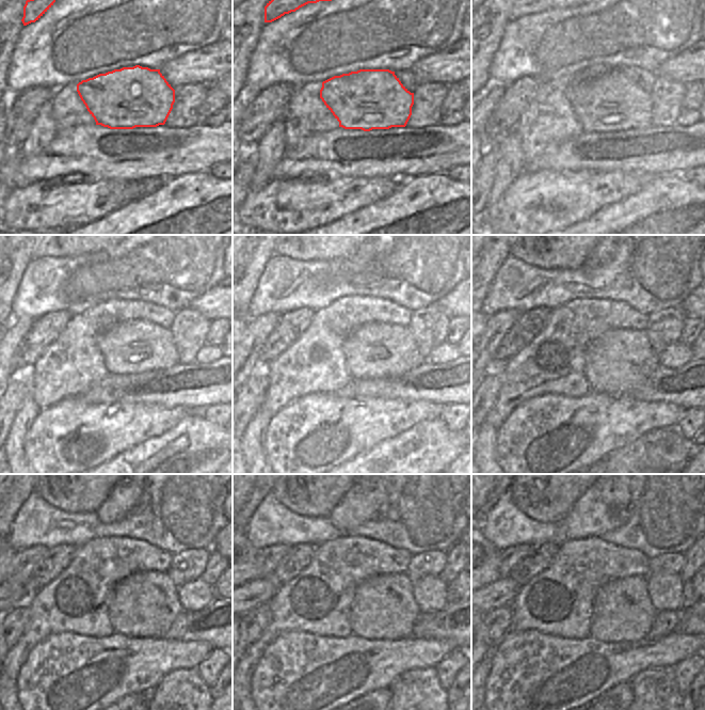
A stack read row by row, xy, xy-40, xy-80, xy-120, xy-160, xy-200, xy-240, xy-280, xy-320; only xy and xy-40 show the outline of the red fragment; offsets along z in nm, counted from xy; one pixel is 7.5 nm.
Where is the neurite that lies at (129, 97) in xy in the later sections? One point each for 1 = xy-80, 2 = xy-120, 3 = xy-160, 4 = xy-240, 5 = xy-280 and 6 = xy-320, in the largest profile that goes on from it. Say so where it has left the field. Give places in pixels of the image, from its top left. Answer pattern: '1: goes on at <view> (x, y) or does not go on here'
1: goes on at xy-80 (613, 103)
2: goes on at xy-120 (131, 347)
3: goes on at xy-160 (374, 350)
4: goes on at xy-240 (144, 604)
5: goes on at xy-280 (384, 608)
6: goes on at xy-320 (622, 611)

